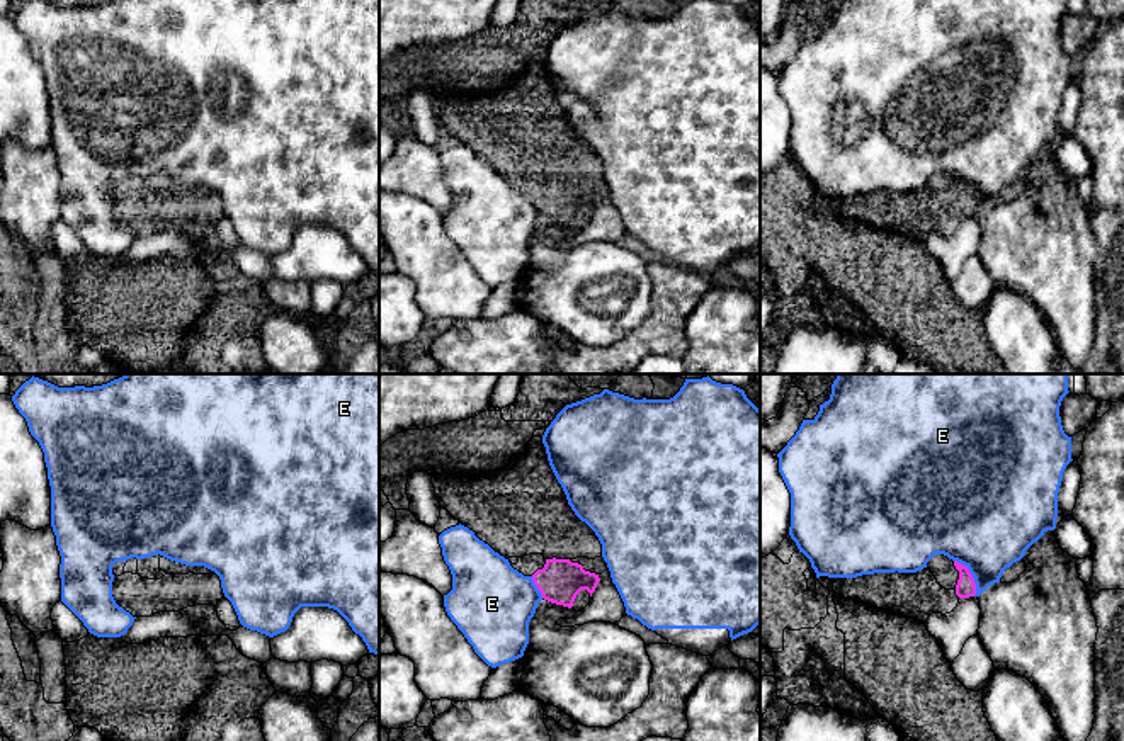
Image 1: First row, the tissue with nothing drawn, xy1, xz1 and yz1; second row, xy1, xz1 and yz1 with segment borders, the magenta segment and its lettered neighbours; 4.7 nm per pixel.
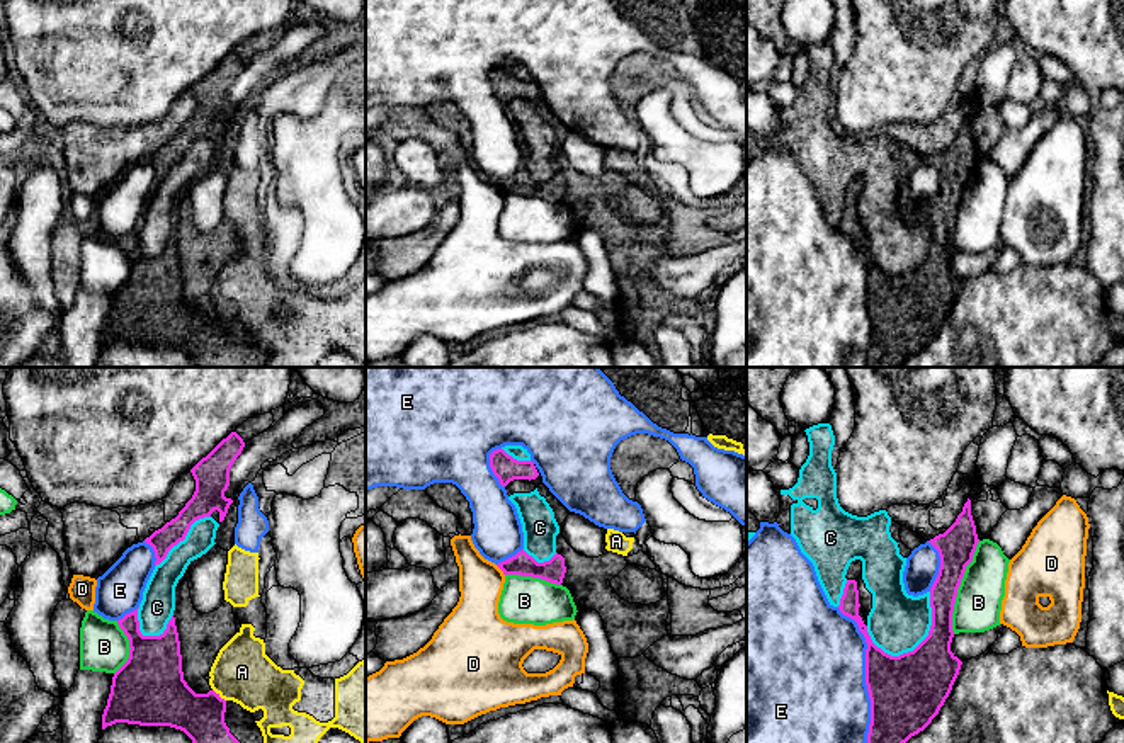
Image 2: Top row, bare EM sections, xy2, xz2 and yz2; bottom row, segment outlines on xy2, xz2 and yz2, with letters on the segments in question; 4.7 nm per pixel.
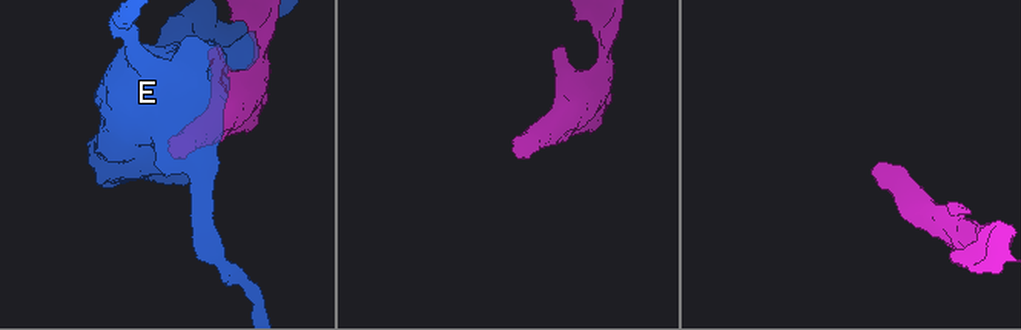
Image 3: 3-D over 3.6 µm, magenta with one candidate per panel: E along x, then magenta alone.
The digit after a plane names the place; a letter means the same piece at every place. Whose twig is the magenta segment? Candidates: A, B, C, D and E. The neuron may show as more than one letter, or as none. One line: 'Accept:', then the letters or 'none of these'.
Accept: none of these

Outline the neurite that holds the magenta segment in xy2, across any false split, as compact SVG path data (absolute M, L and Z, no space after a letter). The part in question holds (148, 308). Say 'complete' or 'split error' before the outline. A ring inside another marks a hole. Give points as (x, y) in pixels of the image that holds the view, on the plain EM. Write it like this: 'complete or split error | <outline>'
split error | M138 228L117 240L129 258L129 277L114 292L102 349L116 342L170 345L184 350L196 367L264 367L264 355L250 330L224 320L214 309L196 313L184 299L180 260L175 236L160 255L143 255Z

